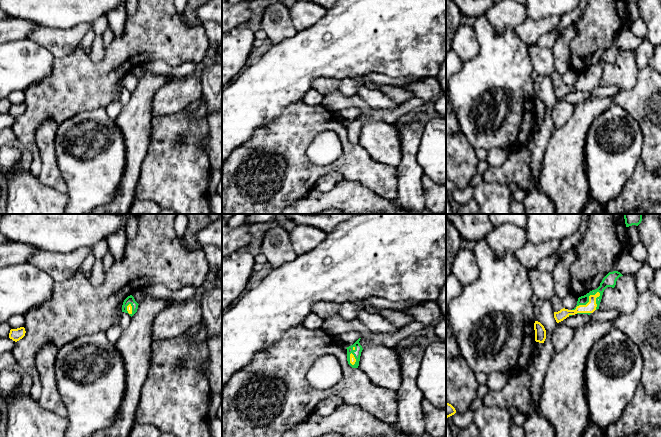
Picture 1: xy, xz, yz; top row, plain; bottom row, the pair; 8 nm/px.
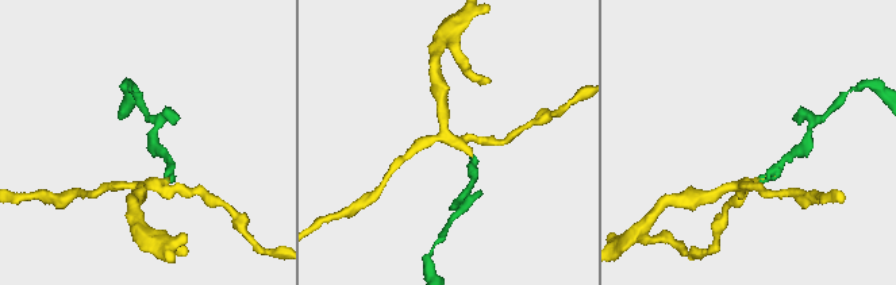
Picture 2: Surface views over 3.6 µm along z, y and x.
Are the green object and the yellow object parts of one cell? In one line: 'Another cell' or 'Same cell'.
Same cell

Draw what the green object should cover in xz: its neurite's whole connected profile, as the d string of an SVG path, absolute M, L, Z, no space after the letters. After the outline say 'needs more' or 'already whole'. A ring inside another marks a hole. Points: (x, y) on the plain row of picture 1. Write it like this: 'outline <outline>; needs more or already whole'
outline M359 114L353 121L347 123L347 137L348 140L352 144L358 144L361 128L363 126L362 122L360 121L359 117L361 114Z; needs more

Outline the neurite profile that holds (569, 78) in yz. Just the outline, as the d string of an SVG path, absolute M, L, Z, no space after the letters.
M570 70L563 75L563 82L565 85L572 86L576 83L577 77L578 74L575 71Z

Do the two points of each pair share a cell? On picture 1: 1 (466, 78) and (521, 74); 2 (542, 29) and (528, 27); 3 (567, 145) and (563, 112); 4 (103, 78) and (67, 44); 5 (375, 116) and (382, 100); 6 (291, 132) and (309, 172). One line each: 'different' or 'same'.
1: same
2: same
3: different
4: different
5: different
6: same

